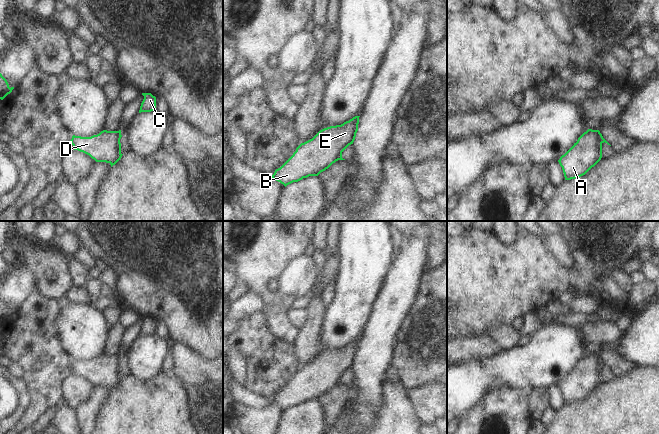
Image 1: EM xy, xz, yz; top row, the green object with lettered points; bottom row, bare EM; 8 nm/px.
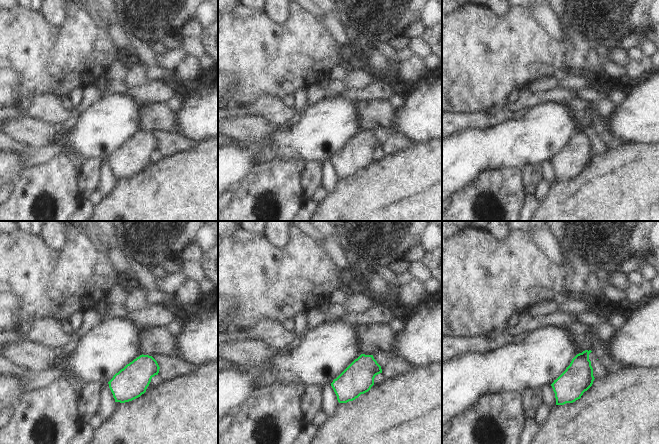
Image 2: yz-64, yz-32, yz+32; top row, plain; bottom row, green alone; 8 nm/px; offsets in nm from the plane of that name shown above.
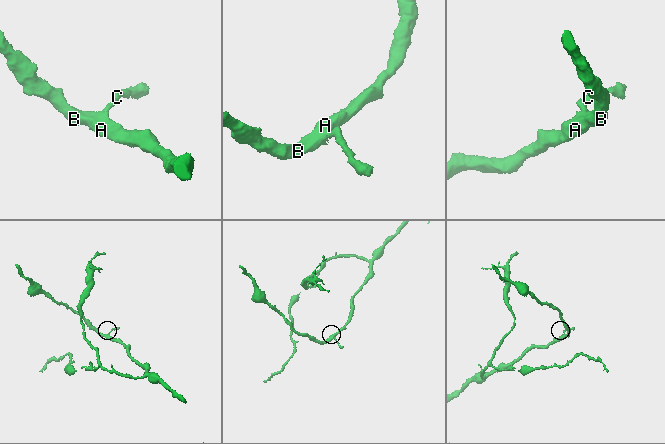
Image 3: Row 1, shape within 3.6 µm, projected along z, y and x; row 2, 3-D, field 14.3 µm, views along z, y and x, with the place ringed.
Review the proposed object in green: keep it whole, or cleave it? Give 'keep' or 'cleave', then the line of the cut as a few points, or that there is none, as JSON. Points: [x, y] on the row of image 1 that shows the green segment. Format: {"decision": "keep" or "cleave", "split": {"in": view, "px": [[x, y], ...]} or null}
{"decision": "cleave", "split": {"in": "yz", "px": [[592, 130], [598, 133], [600, 158]]}}

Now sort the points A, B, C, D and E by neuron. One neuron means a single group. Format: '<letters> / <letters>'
A B D E / C

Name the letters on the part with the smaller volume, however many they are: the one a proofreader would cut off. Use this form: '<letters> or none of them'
C

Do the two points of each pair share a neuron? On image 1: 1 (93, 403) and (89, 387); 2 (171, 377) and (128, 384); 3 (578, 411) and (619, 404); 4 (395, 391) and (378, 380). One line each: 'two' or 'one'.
1: two
2: one
3: one
4: two

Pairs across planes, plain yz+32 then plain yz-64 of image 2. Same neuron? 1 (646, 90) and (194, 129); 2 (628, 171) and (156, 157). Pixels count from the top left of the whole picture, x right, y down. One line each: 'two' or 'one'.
1: one
2: two

